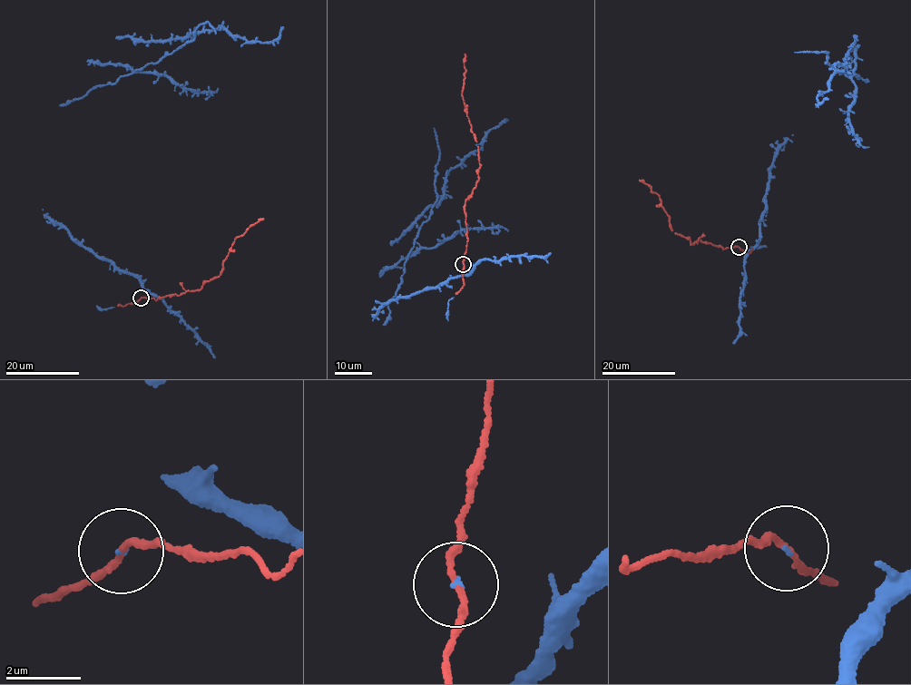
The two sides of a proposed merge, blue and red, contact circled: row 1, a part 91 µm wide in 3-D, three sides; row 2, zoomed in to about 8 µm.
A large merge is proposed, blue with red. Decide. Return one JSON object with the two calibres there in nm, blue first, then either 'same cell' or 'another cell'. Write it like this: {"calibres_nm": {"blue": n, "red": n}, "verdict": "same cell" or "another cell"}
{"calibres_nm": {"blue": 50, "red": 160}, "verdict": "same cell"}

